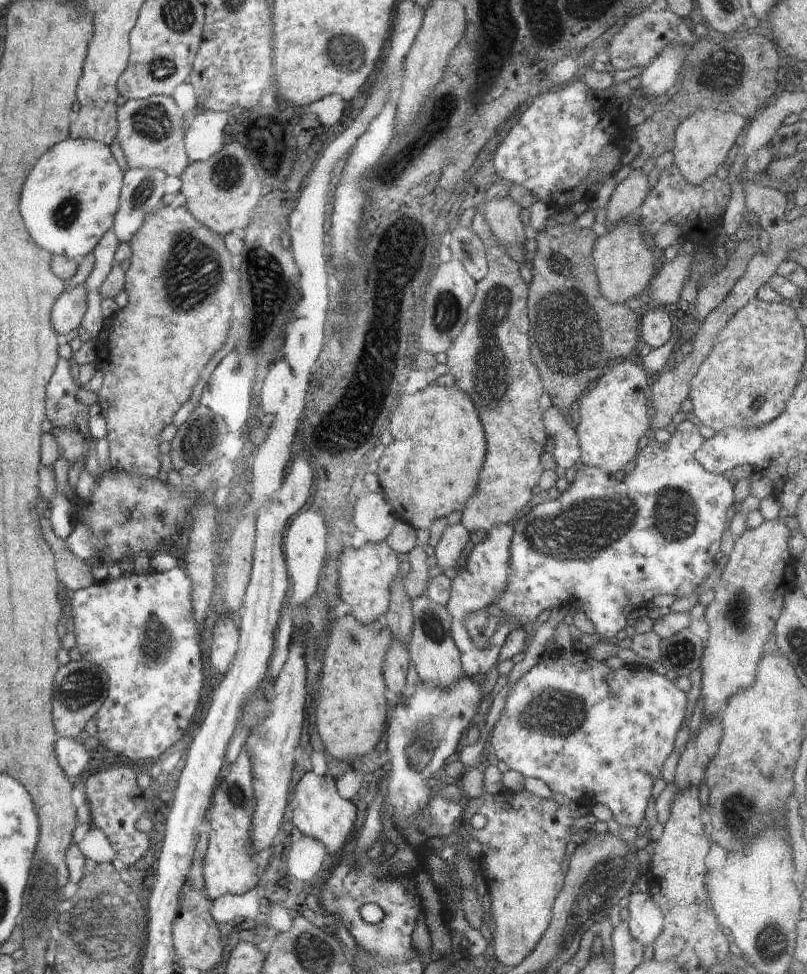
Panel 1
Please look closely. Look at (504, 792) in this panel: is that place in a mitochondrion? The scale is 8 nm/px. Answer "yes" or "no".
no

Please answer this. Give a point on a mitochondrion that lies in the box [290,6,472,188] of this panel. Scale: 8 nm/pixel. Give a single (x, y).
(352, 52)

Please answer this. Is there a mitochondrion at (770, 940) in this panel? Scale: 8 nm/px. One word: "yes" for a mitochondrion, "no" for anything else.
yes

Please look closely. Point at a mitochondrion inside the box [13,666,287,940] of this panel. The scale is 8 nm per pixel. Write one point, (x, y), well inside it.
(40, 890)

